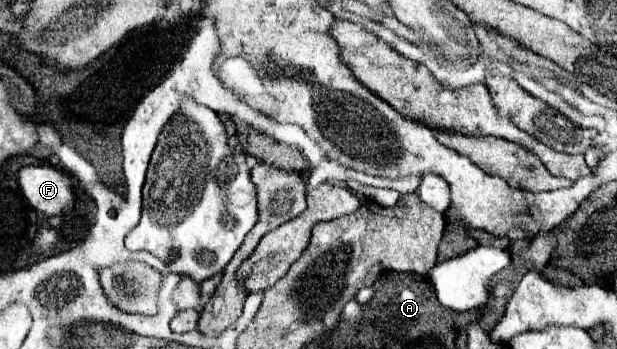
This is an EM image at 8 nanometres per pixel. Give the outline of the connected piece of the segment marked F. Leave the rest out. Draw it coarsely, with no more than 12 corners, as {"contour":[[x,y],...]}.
{"contour":[[27,165],[19,187],[45,215],[75,203],[71,177],[53,165]]}

